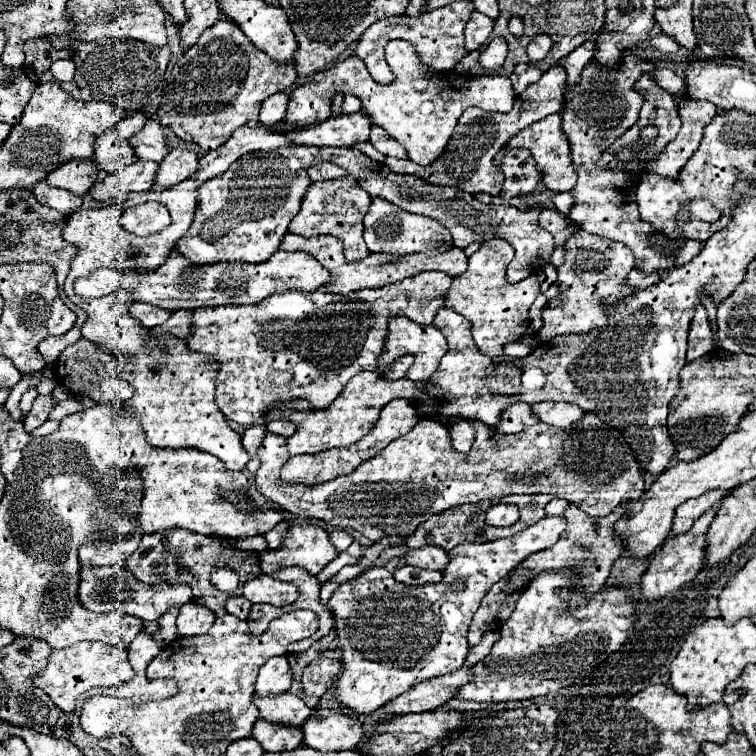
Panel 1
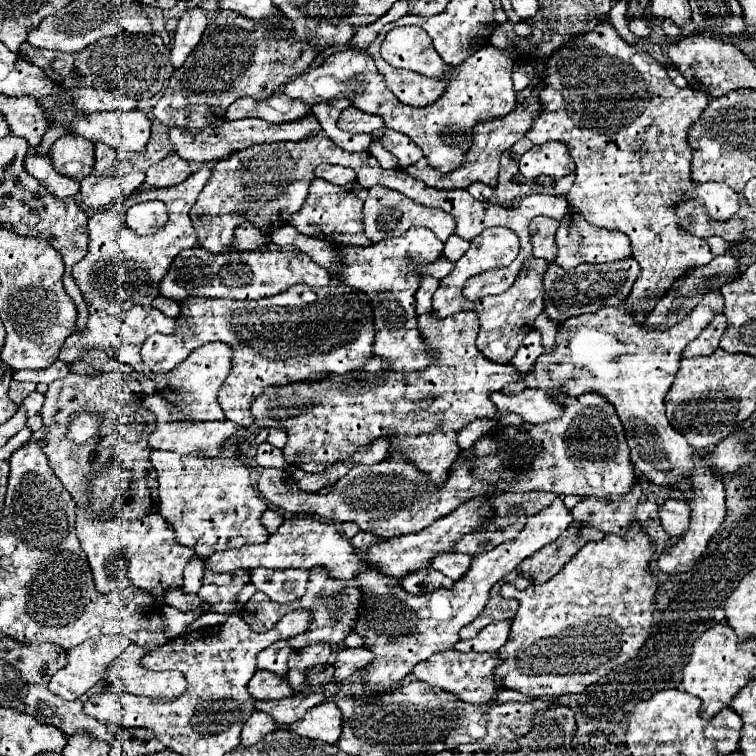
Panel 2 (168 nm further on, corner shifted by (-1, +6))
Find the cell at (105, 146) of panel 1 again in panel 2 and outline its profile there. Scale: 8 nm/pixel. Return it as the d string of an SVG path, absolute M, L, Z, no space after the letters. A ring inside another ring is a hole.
M96 143L96 163L94 163L94 171L104 173L106 169L110 169L116 161L116 151L108 145Z

